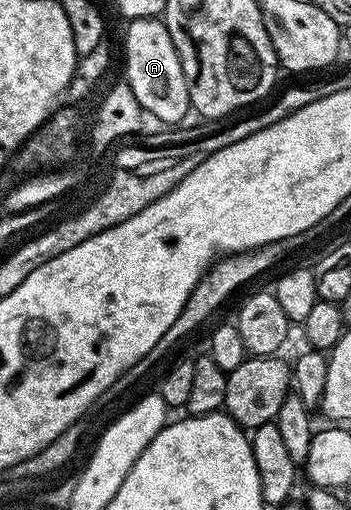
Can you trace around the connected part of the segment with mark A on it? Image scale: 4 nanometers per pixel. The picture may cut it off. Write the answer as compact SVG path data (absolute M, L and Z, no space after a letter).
M158 17L133 18L126 25L127 35L123 38L123 62L127 65L125 81L141 110L148 115L151 113L159 122L181 121L191 110L191 97L167 25Z

